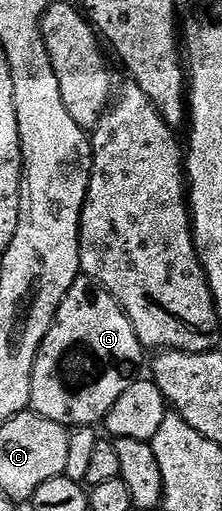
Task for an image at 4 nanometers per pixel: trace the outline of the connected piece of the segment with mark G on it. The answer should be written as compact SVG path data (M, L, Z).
M80 276L63 297L55 322L35 357L30 409L43 418L68 428L102 423L113 404L117 404L117 400L125 396L125 388L129 388L138 375L135 373L143 362L143 354L145 355L145 348L139 343L137 332L127 319L127 313L120 308L119 301L93 279Z

